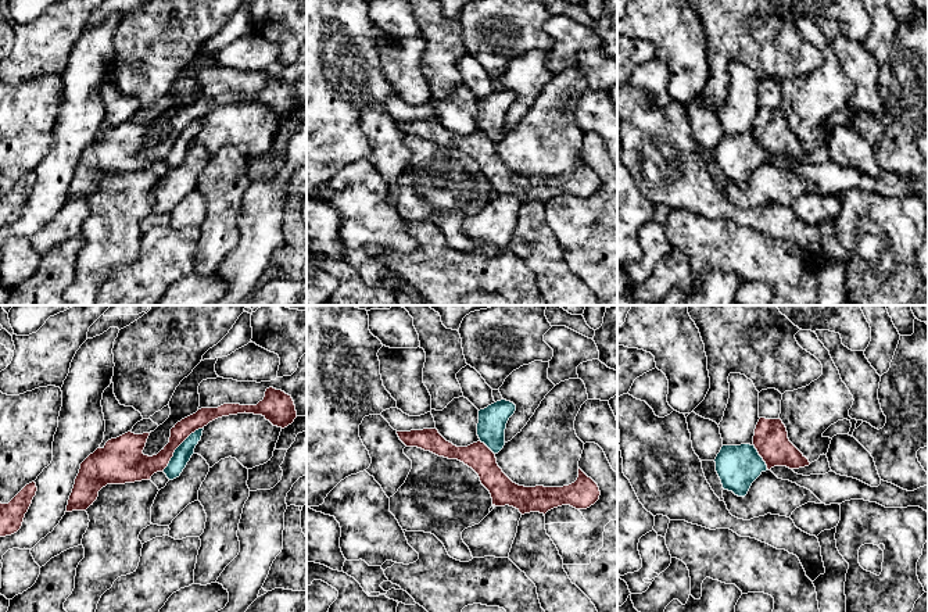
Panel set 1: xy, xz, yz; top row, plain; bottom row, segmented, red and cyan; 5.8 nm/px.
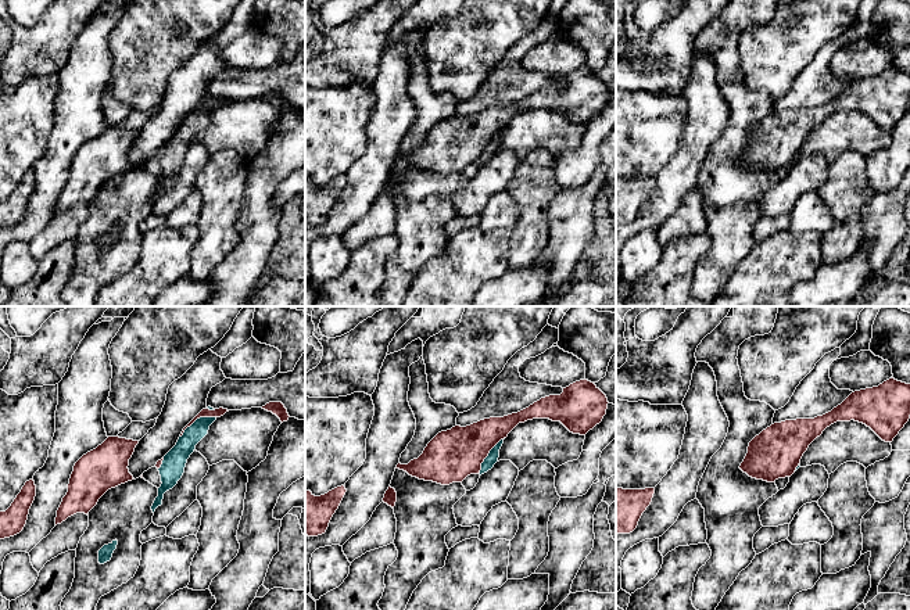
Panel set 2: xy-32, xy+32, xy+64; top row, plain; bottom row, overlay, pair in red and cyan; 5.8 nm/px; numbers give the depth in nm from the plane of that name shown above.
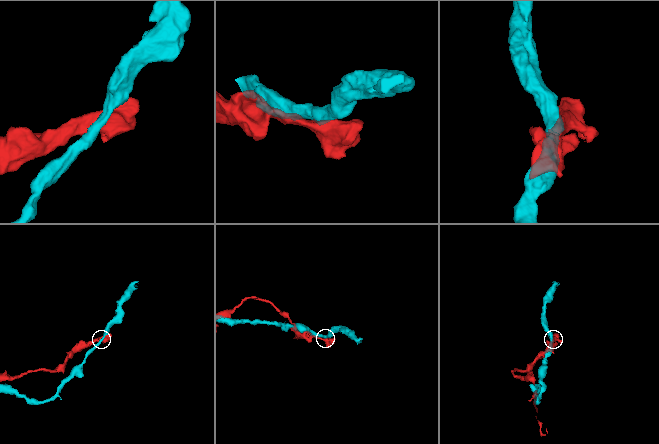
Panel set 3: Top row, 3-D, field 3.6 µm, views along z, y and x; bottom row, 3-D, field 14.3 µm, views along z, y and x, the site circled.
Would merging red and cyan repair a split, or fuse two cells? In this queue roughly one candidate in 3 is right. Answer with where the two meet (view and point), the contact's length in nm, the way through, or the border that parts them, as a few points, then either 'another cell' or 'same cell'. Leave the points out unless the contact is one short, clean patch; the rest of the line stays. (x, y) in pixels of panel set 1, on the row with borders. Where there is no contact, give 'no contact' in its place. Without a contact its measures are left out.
contact xy (178, 446); length 360 nm; border xy (203, 426), (196, 429), (175, 450), (162, 471); another cell

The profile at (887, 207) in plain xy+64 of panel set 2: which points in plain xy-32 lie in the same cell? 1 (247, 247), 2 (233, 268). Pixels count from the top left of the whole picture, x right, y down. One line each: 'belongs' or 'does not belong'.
1: belongs
2: belongs

